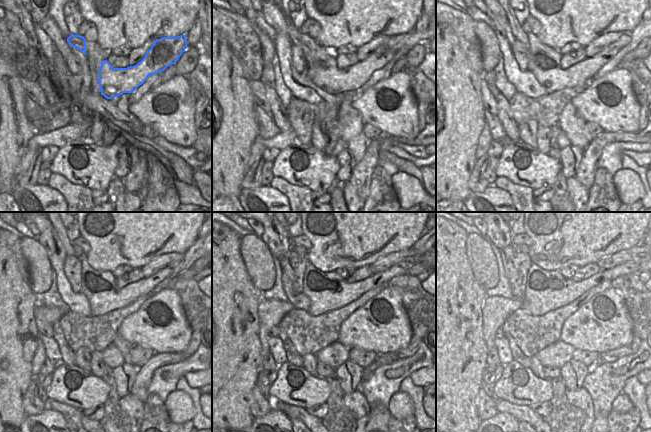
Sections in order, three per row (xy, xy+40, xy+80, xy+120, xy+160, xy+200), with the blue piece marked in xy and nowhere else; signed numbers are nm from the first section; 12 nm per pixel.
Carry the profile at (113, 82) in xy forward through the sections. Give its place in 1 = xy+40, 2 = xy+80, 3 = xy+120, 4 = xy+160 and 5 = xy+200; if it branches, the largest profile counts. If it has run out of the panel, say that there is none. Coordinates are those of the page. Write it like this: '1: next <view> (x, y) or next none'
1: next xy+40 (323, 71)
2: next xy+80 (545, 62)
3: next xy+120 (99, 288)
4: next xy+160 (327, 291)
5: next xy+200 (546, 291)

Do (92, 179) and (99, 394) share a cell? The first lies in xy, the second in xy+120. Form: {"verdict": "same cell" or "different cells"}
{"verdict": "same cell"}

